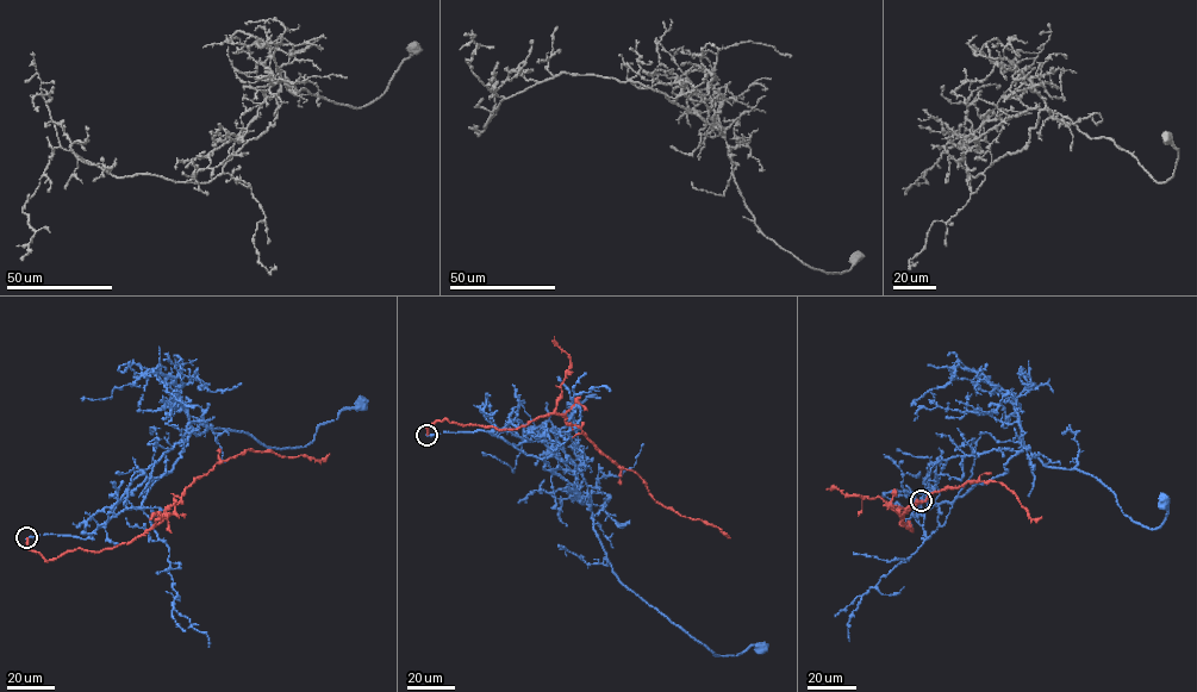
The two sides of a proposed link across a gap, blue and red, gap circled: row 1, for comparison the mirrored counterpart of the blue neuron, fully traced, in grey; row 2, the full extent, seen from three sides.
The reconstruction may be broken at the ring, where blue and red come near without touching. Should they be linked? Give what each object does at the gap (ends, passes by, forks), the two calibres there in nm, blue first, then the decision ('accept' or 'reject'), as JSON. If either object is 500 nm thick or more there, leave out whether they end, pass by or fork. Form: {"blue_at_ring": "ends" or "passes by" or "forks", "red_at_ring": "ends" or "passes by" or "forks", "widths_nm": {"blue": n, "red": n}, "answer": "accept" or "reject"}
{"blue_at_ring": "ends", "red_at_ring": "ends", "widths_nm": {"blue": 360, "red": 280}, "answer": "reject"}

